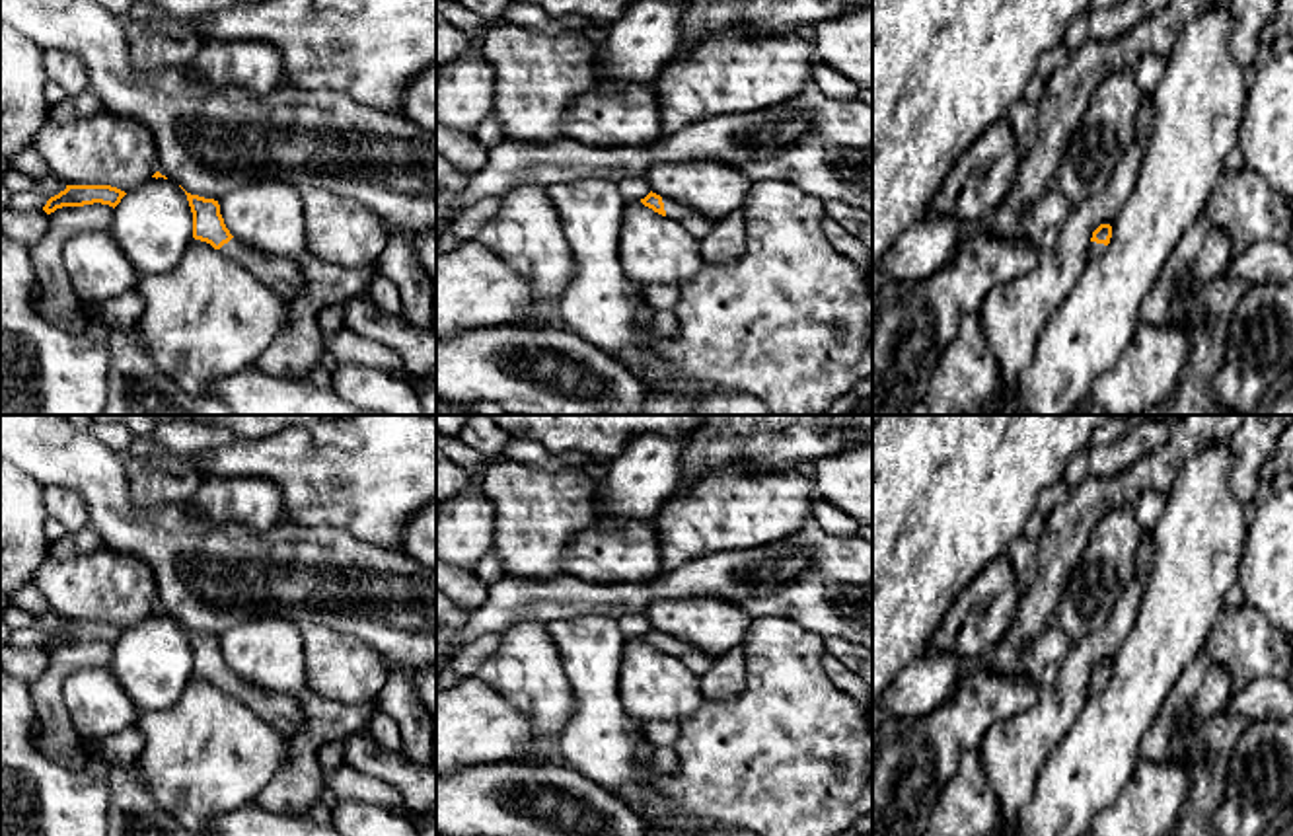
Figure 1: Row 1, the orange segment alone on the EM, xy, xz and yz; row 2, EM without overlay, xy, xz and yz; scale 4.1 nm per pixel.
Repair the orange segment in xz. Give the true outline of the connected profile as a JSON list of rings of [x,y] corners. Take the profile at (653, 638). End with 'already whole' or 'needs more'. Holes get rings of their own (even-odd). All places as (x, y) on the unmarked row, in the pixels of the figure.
[[[648,629],[641,639],[662,653],[680,657],[699,678],[713,666],[715,659],[693,651],[685,641]]]; needs more

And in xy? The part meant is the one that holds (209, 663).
[[[187,629],[193,649],[193,674],[210,680],[226,694],[247,703],[261,719],[280,735],[292,737],[306,727],[306,717],[296,698],[278,694],[271,696],[230,670],[214,635]]]; needs more

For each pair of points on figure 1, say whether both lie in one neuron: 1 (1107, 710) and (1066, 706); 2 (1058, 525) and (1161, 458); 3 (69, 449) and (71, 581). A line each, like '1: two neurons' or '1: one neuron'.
1: two neurons
2: one neuron
3: two neurons

